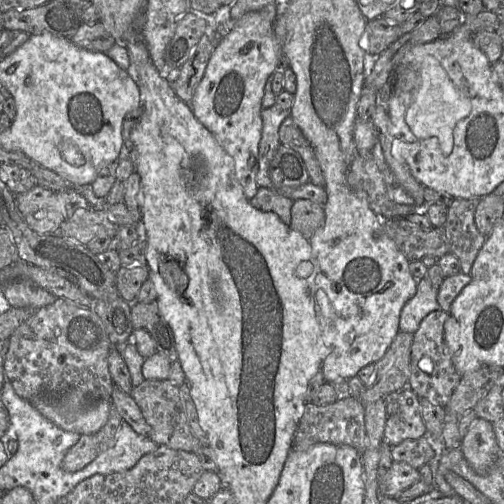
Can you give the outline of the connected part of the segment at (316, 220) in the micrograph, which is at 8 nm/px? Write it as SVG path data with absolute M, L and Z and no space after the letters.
M308 199L295 200L291 208L290 228L310 240L325 222L323 207Z

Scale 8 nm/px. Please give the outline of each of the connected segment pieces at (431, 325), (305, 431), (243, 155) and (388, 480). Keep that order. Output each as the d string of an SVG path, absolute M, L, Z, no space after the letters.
M440 309L430 312L420 323L414 334L411 347L409 387L419 398L426 398L446 408L451 396L461 380L444 341L444 325L448 312Z
M349 395L327 405L306 402L303 416L293 437L291 451L305 451L317 443L349 445L361 454L366 448L365 405L355 396Z
M280 3L245 13L234 22L229 33L221 37L207 63L190 104L197 120L215 137L234 160L235 177L248 200L257 191L258 147L262 136L262 99L267 79L277 68L281 43L274 33Z
M393 461L389 471L378 480L382 497L394 498L398 493L410 488L421 480L419 470L405 462Z

